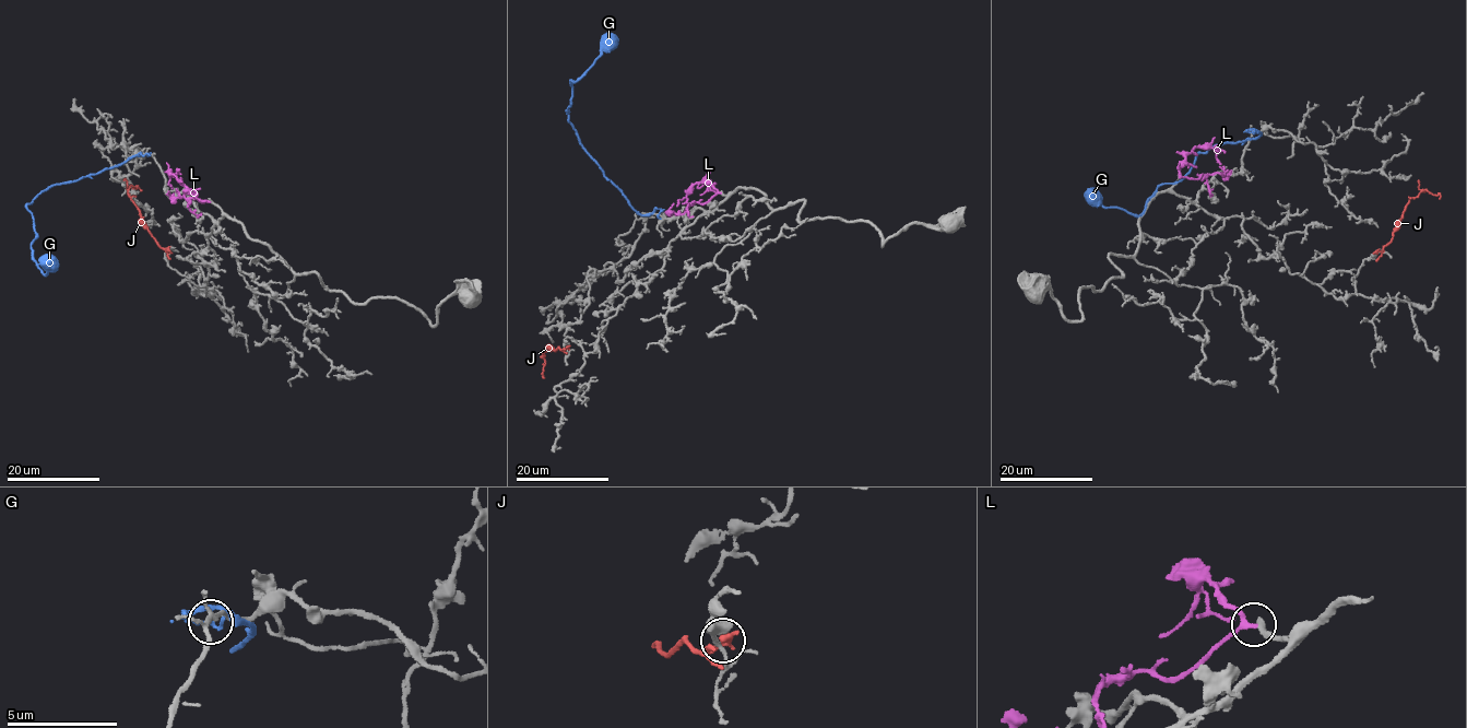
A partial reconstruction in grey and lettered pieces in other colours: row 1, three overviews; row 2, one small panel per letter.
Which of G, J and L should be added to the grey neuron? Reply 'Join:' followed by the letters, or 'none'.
Join: none

